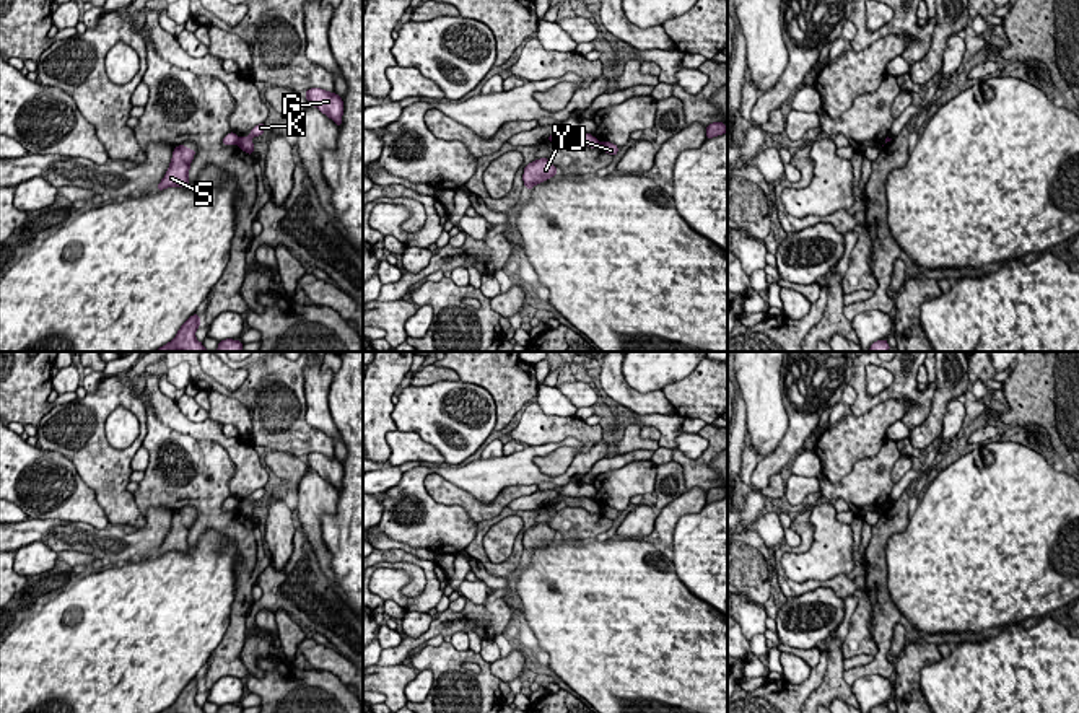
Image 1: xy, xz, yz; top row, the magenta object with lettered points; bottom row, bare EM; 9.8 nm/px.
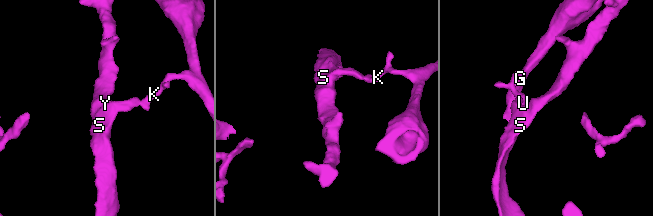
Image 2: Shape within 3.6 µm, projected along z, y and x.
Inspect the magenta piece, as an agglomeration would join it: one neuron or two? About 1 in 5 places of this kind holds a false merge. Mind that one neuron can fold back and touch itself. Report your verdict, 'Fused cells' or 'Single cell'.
Fused cells

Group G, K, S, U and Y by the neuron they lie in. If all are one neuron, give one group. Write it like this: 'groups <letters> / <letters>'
groups G K U / S Y

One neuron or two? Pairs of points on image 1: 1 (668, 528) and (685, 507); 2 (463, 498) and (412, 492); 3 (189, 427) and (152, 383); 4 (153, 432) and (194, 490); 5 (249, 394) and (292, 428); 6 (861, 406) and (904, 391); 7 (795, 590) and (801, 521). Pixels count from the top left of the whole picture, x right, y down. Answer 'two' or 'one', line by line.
1: one
2: two
3: one
4: one
5: one
6: one
7: one

